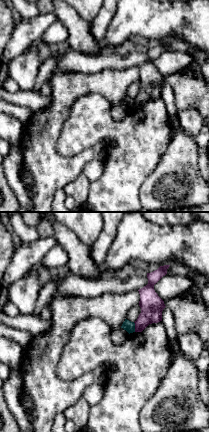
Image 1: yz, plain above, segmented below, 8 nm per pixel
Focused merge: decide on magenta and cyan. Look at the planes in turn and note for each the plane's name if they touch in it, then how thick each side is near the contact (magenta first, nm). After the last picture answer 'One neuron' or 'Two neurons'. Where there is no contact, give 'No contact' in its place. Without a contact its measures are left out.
Touches magenta in yz. Thickness 180 nm (magenta) against 90 nm

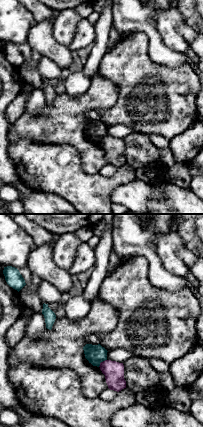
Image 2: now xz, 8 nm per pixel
Touches magenta in xz. Thickness 160 nm (magenta) against 160 nm

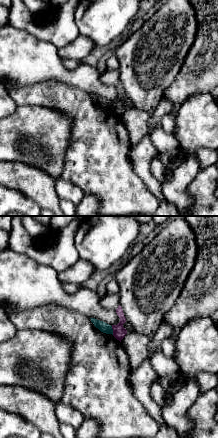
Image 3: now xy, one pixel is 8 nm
Touches magenta in xy. Thickness 110 nm (magenta) against 80 nm

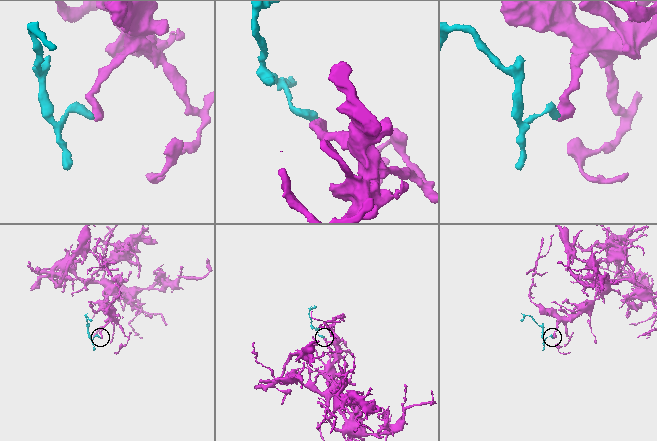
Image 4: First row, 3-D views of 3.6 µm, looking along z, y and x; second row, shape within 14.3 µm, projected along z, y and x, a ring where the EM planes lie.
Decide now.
Two neurons

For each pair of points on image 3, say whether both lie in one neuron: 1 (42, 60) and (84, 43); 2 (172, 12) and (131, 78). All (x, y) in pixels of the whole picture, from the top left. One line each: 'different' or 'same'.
1: different
2: same

